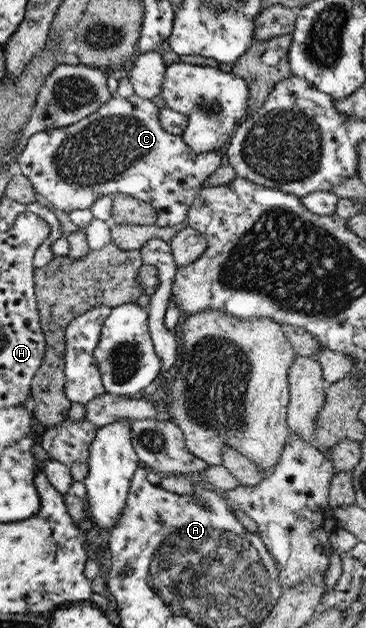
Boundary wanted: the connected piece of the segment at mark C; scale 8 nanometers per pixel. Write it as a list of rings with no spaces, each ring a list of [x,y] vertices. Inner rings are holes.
[[[136,93],[130,98],[114,95],[94,114],[70,126],[34,133],[17,156],[22,175],[28,177],[39,198],[68,214],[92,207],[104,195],[127,195],[150,204],[158,212],[154,226],[184,224],[204,181],[222,166],[222,158],[216,151],[199,153],[188,146],[180,135],[172,134],[162,125],[159,112],[150,99],[140,98]]]

